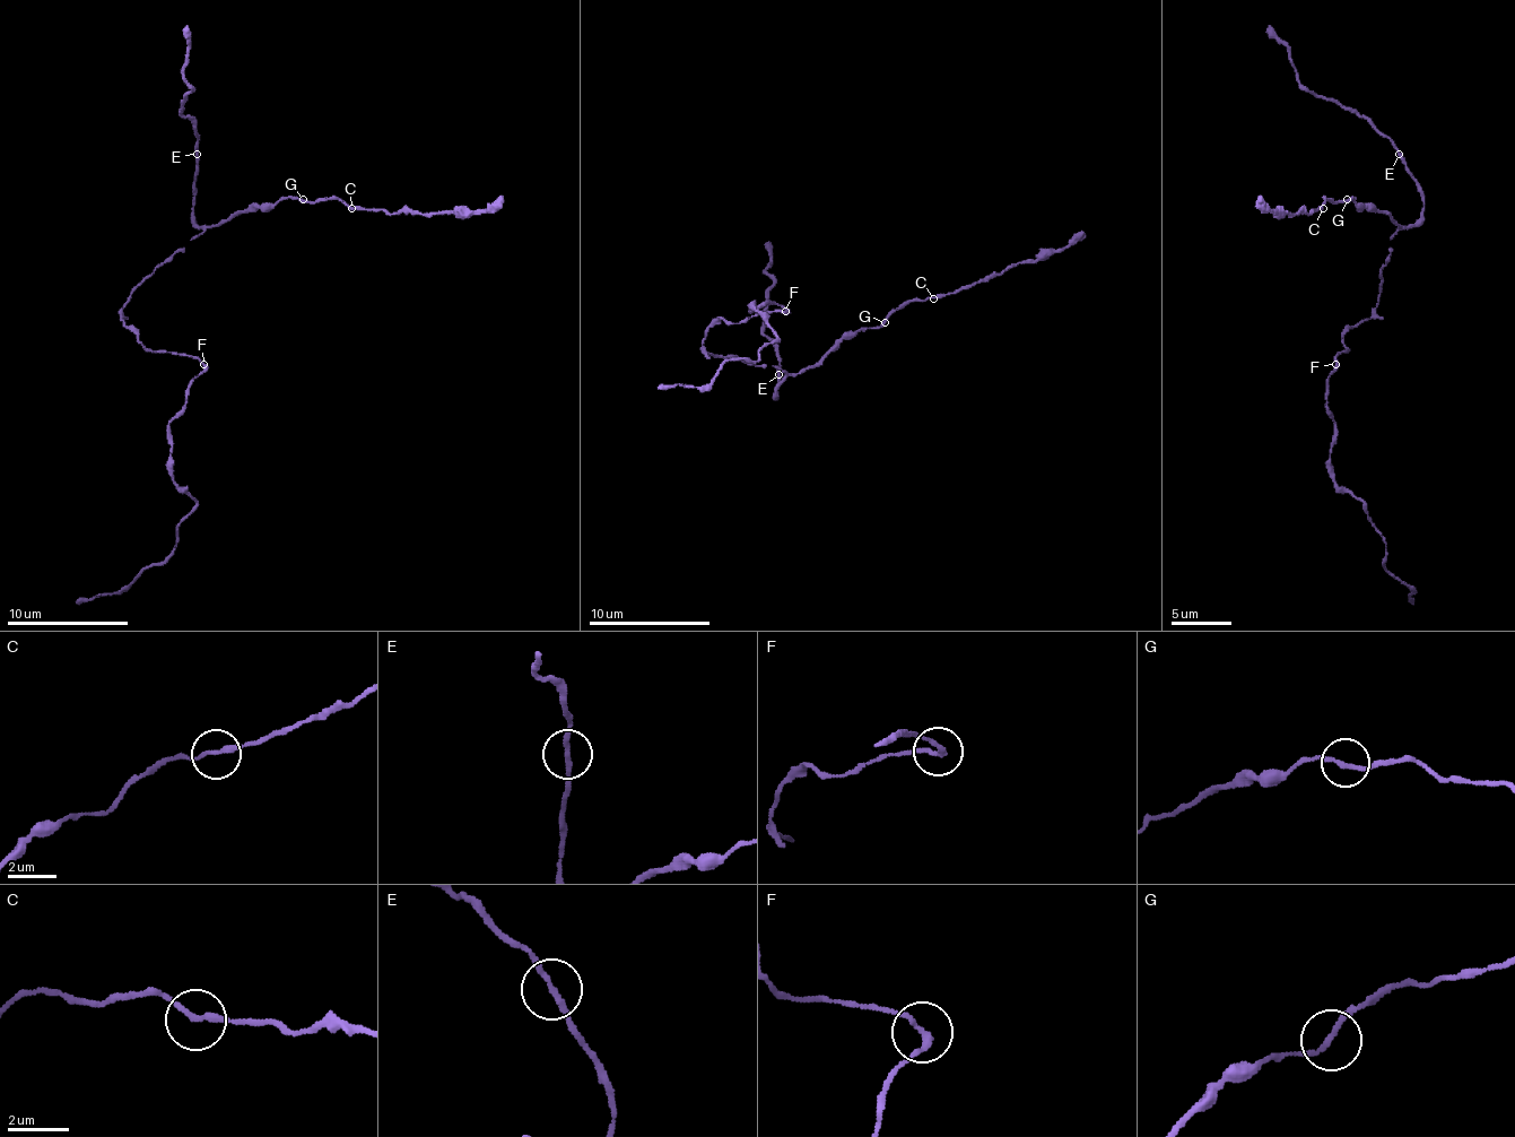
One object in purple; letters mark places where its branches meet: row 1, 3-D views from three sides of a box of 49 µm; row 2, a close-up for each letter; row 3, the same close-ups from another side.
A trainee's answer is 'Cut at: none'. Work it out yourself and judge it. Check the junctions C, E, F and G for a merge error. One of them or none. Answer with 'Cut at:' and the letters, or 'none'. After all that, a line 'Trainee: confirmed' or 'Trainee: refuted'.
Cut at: none
Trainee: confirmed

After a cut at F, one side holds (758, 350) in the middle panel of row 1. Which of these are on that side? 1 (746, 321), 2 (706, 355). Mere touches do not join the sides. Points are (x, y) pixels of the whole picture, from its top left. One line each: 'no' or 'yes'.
1: no
2: no

